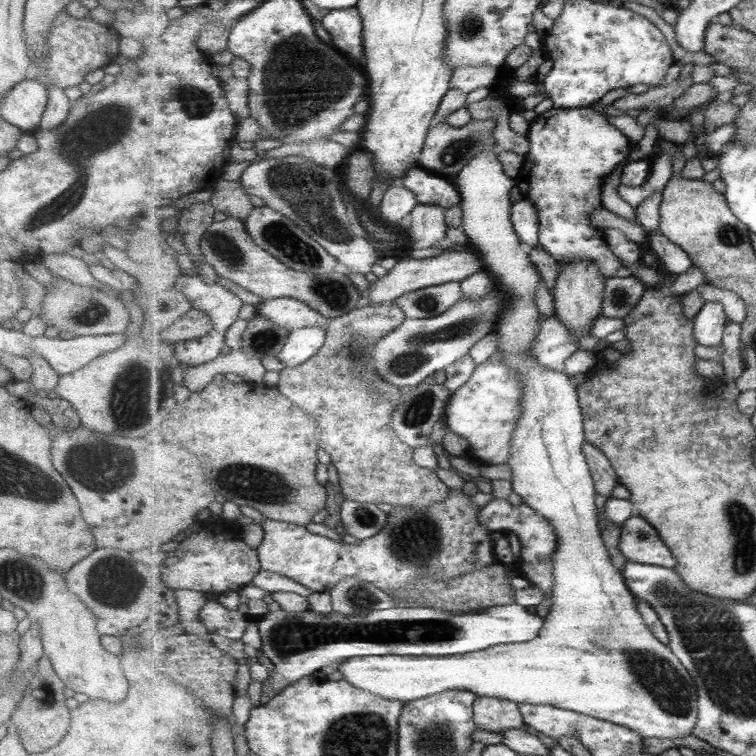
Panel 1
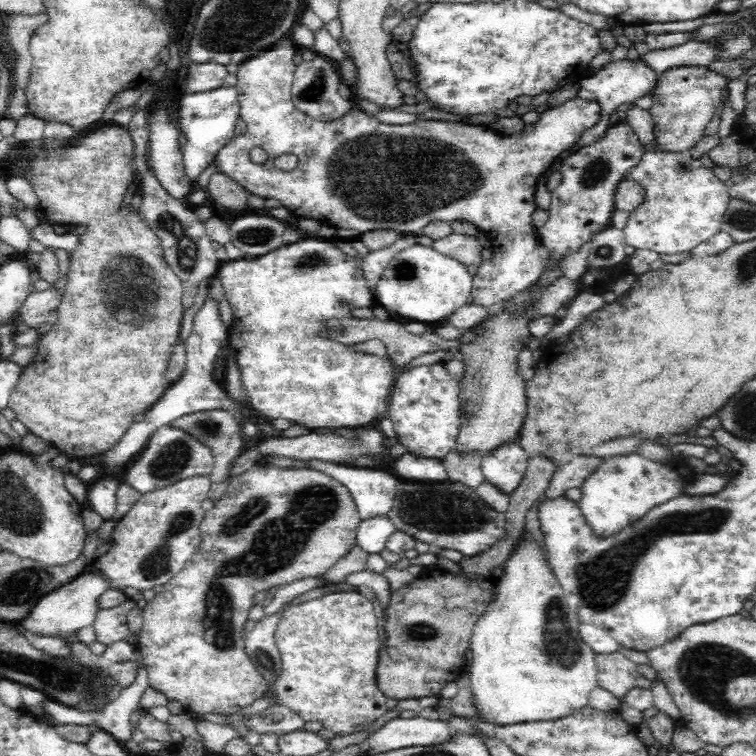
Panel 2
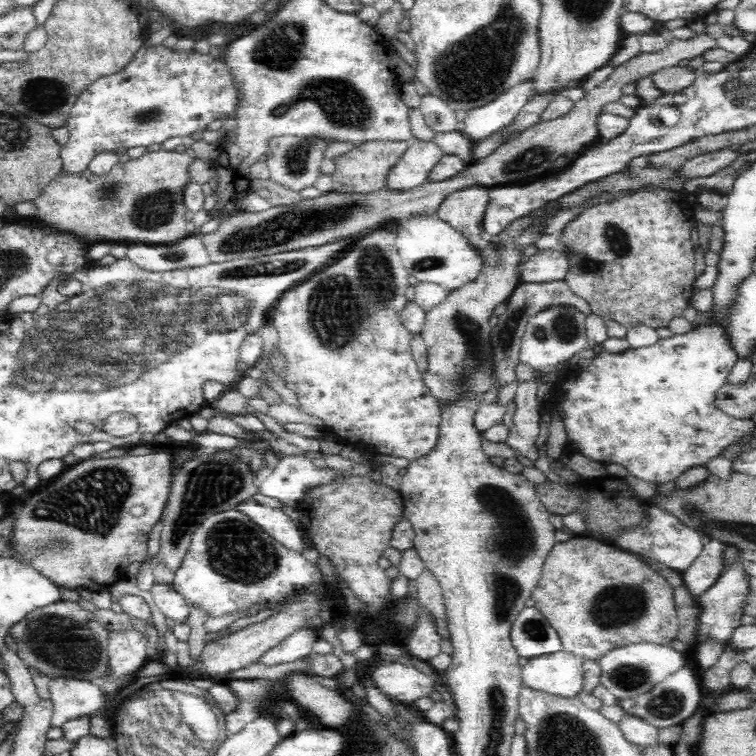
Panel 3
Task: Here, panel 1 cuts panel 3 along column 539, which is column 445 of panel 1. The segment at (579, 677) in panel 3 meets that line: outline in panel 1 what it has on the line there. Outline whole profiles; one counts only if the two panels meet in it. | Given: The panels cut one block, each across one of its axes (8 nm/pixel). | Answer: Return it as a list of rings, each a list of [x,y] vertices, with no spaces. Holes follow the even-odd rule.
[[[485,147],[477,157],[473,157],[473,160],[465,165],[465,168],[456,178],[454,178],[454,183],[461,192],[462,201],[460,202],[460,205],[463,206],[464,212],[462,229],[470,239],[470,244],[480,255],[482,262],[485,264],[485,268],[487,268],[487,270],[493,274],[493,278],[497,280],[496,288],[501,288],[508,297],[509,305],[505,307],[503,317],[499,319],[499,327],[497,327],[497,332],[495,332],[498,335],[498,349],[496,352],[498,354],[503,354],[503,358],[509,362],[509,366],[513,366],[513,368],[517,368],[517,372],[521,372],[521,380],[523,380],[523,386],[525,386],[525,397],[521,397],[521,408],[523,408],[523,413],[521,413],[521,420],[517,423],[517,432],[513,433],[511,458],[508,465],[512,472],[512,486],[514,492],[522,497],[523,502],[527,503],[529,507],[532,507],[537,514],[543,515],[544,518],[556,528],[560,538],[560,540],[557,541],[557,553],[553,553],[553,564],[555,564],[555,571],[553,571],[553,574],[555,574],[555,581],[552,591],[553,606],[549,613],[549,617],[545,618],[544,628],[541,629],[540,636],[529,642],[492,646],[485,650],[479,650],[469,654],[455,654],[455,656],[409,657],[403,655],[389,655],[347,658],[347,660],[339,665],[338,670],[343,674],[343,678],[347,679],[347,681],[351,682],[351,684],[355,685],[357,688],[381,695],[381,697],[389,700],[400,700],[408,703],[409,701],[424,699],[452,690],[469,690],[477,694],[478,697],[507,699],[518,705],[522,705],[523,703],[549,705],[561,707],[565,710],[572,710],[573,712],[586,714],[603,721],[616,723],[618,726],[628,727],[635,733],[641,734],[643,739],[669,738],[669,740],[677,740],[677,738],[685,738],[685,736],[689,736],[693,733],[698,722],[700,705],[698,703],[699,688],[695,679],[692,677],[692,674],[685,668],[684,663],[682,663],[680,658],[677,658],[677,655],[673,652],[672,647],[661,642],[660,639],[653,634],[653,631],[649,628],[648,623],[645,622],[643,615],[640,613],[638,599],[628,588],[624,573],[619,572],[619,570],[615,568],[615,564],[613,564],[613,560],[611,560],[611,556],[609,556],[609,550],[607,550],[605,540],[603,540],[603,536],[601,536],[599,508],[597,508],[597,504],[595,504],[598,494],[596,492],[596,484],[584,452],[586,444],[586,434],[584,433],[584,410],[581,409],[578,387],[571,384],[571,379],[569,379],[570,376],[568,374],[541,365],[541,363],[535,361],[535,359],[531,357],[531,353],[529,353],[529,348],[531,348],[533,340],[537,338],[537,332],[539,332],[539,316],[542,314],[539,310],[539,305],[537,305],[537,301],[535,301],[537,300],[535,292],[537,292],[539,284],[542,284],[541,274],[537,274],[535,264],[530,258],[528,248],[524,246],[519,233],[515,230],[515,225],[513,225],[512,208],[514,202],[511,200],[511,190],[513,190],[513,186],[516,186],[517,181],[516,179],[509,177],[508,174],[505,174],[505,169],[503,169],[503,165],[501,165],[501,161],[499,161],[497,151],[499,151],[497,147]]]

